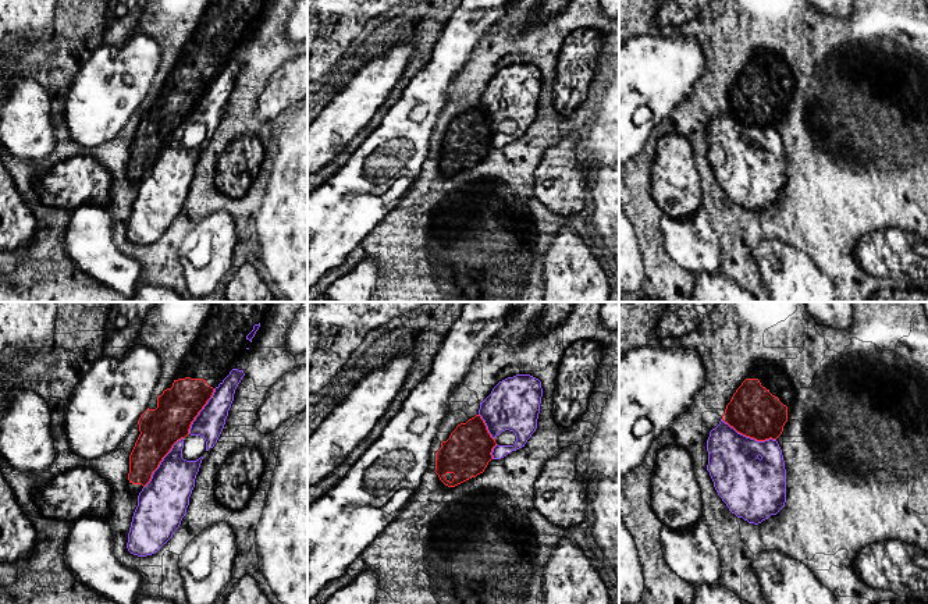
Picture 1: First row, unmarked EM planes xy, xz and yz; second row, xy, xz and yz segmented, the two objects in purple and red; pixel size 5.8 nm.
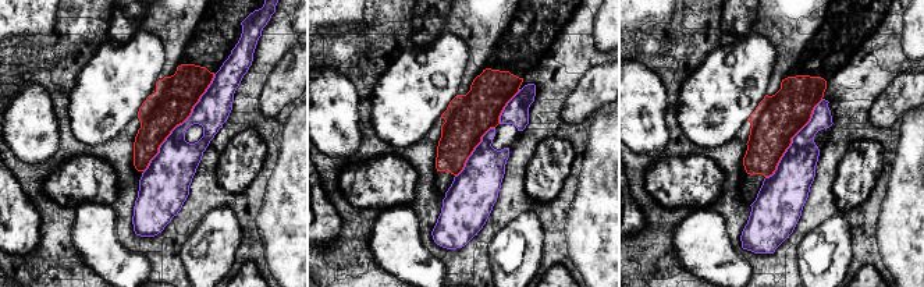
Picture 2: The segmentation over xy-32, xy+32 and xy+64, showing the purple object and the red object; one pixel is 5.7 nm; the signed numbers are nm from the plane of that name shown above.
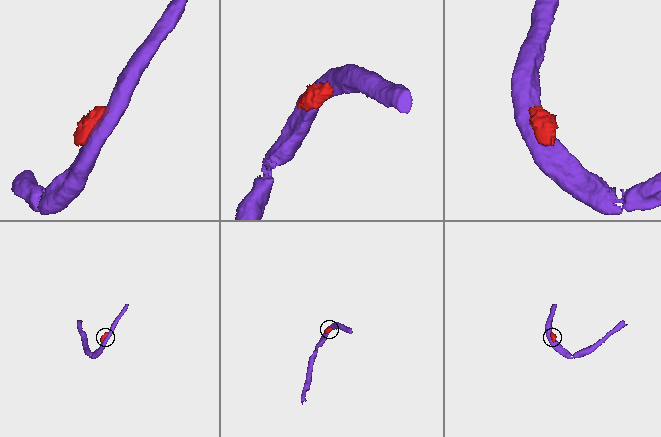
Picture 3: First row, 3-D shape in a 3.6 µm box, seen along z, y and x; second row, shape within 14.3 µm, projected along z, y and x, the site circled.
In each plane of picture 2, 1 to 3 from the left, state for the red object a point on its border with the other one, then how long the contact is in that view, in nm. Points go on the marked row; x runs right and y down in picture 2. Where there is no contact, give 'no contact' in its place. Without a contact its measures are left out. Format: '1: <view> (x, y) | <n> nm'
1: xy-32 (180, 124) | 700 nm
2: xy+32 (473, 151) | 360 nm
3: xy+64 (792, 140) | 550 nm

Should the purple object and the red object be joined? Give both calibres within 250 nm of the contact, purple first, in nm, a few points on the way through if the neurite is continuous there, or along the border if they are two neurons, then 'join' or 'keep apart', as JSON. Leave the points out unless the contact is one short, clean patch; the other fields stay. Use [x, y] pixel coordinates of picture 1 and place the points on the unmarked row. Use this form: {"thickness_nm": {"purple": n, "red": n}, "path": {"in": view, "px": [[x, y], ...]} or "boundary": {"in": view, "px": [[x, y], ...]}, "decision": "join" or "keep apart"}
{"thickness_nm": {"purple": 320, "red": 300}, "decision": "keep apart"}

